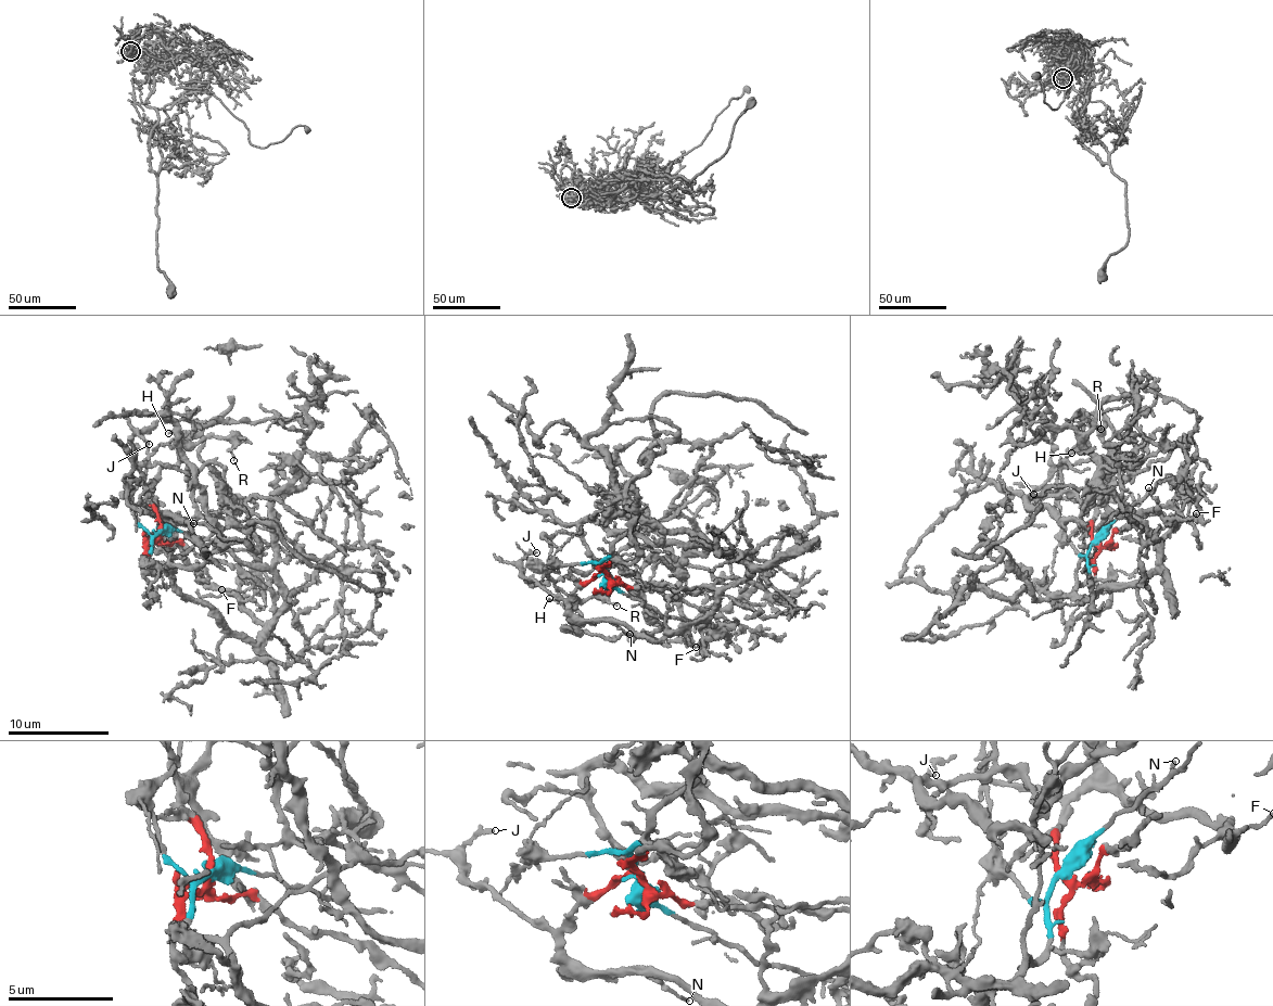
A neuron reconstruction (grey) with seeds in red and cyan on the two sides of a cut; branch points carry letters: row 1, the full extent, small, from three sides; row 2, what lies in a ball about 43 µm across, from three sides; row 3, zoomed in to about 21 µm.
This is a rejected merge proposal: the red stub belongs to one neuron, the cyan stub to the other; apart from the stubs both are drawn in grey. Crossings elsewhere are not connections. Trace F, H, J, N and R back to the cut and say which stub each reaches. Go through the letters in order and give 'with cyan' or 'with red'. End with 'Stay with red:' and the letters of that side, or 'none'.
F: with red
H: with cyan
J: with red
N: with red
R: with cyan
Stay with red: F, J, N

